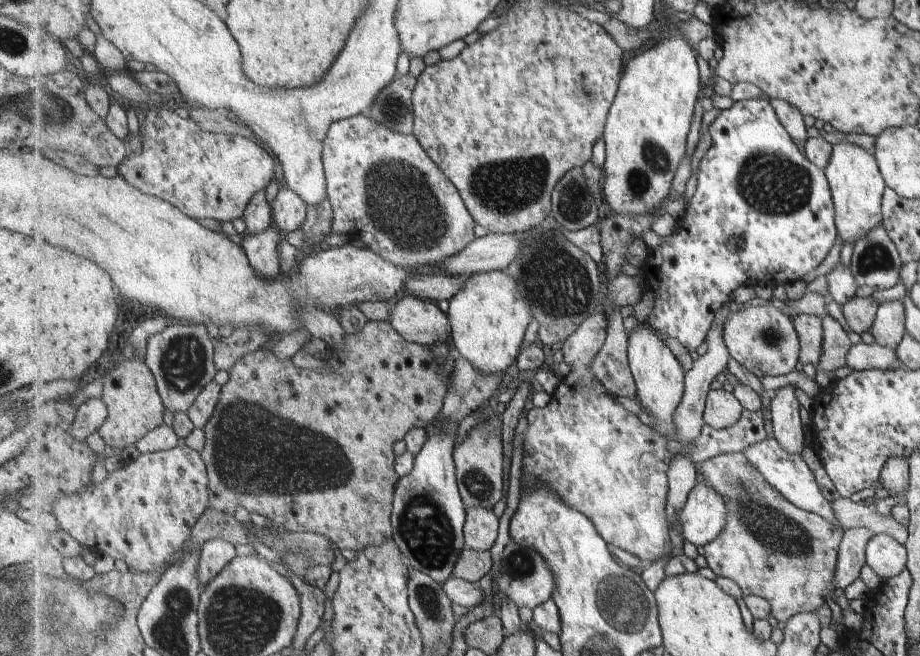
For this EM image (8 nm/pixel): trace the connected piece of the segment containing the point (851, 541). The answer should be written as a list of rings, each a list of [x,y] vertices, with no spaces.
[[[855,527],[846,529],[844,540],[840,546],[840,562],[838,563],[838,573],[836,583],[838,588],[851,586],[859,576],[866,559],[866,548],[868,542],[876,535],[871,529],[865,527]]]

